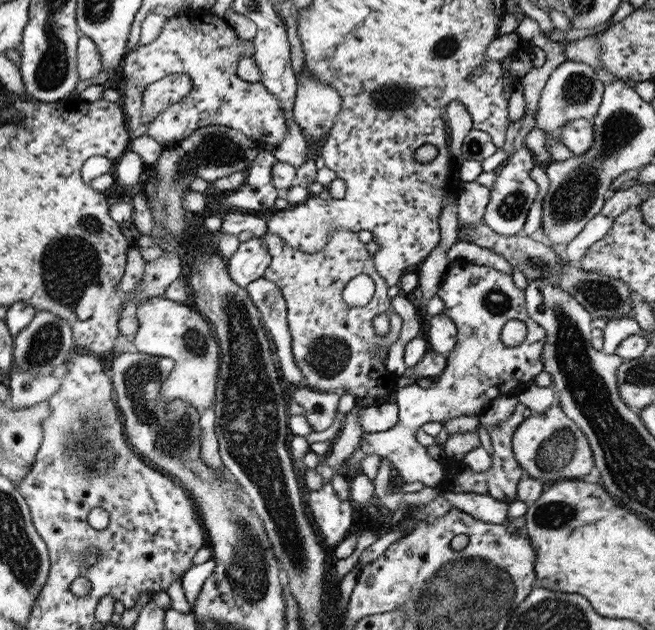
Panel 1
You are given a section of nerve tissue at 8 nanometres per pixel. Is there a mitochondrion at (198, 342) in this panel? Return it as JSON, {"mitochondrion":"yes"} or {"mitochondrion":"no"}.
{"mitochondrion":"yes"}

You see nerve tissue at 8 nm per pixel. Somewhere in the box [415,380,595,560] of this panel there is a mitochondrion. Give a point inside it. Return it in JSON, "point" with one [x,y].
{"point":[558,449]}

